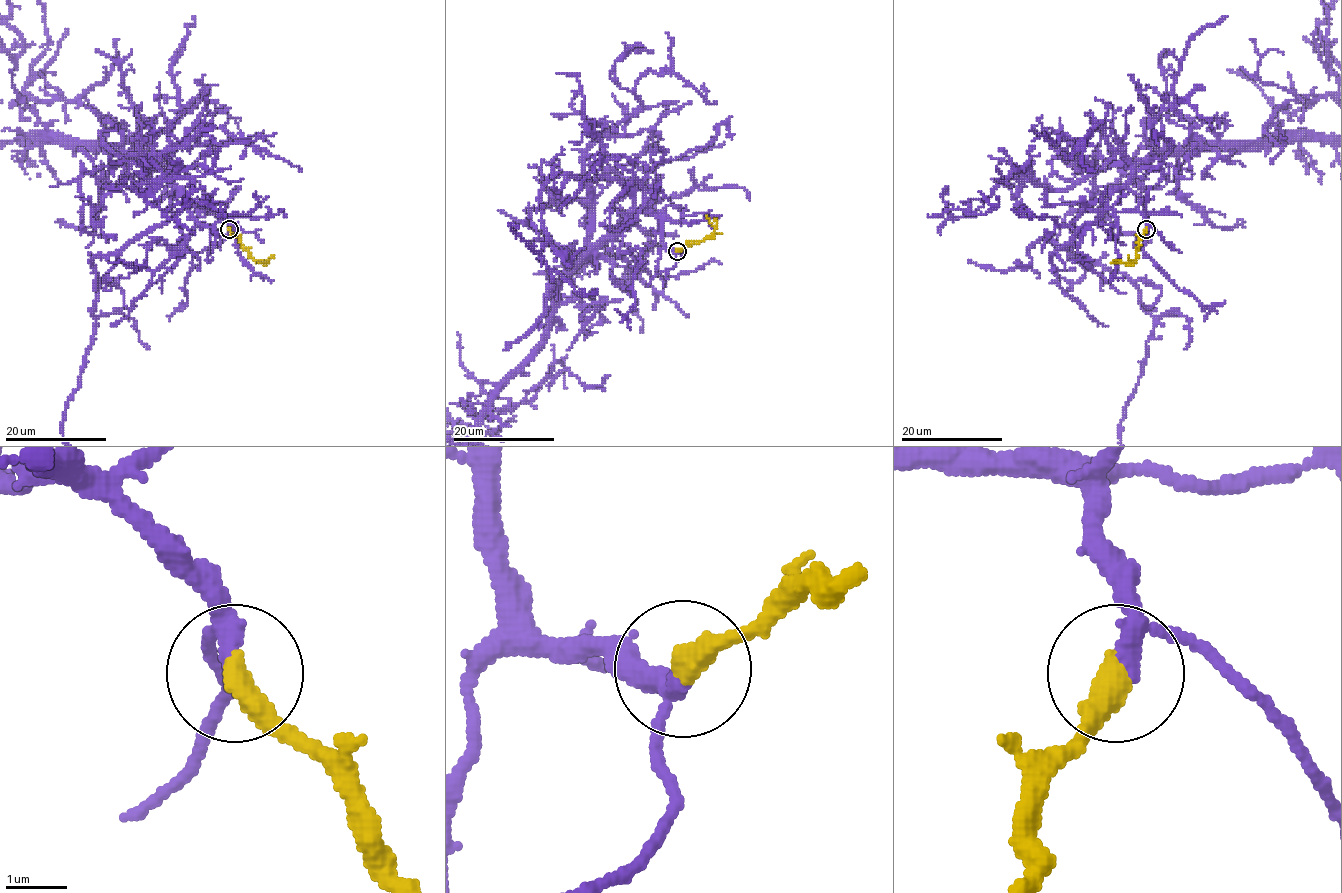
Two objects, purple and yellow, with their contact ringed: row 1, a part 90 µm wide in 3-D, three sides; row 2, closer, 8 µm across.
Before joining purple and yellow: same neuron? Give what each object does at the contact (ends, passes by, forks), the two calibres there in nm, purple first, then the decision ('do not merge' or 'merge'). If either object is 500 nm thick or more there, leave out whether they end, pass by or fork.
purple passes by; yellow ends there; 240 nm thick on the purple side, 460 nm on the other; merge

